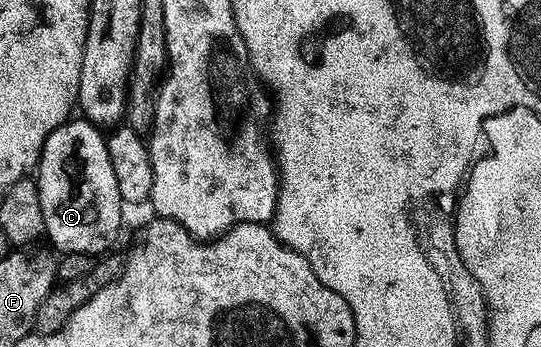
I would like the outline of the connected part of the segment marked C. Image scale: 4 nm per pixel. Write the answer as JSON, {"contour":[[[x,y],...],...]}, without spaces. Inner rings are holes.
{"contour":[[[71,118],[48,134],[38,160],[36,181],[46,223],[45,235],[64,254],[105,253],[122,228],[124,205],[108,158],[106,136],[98,132],[101,131],[89,120]]]}

